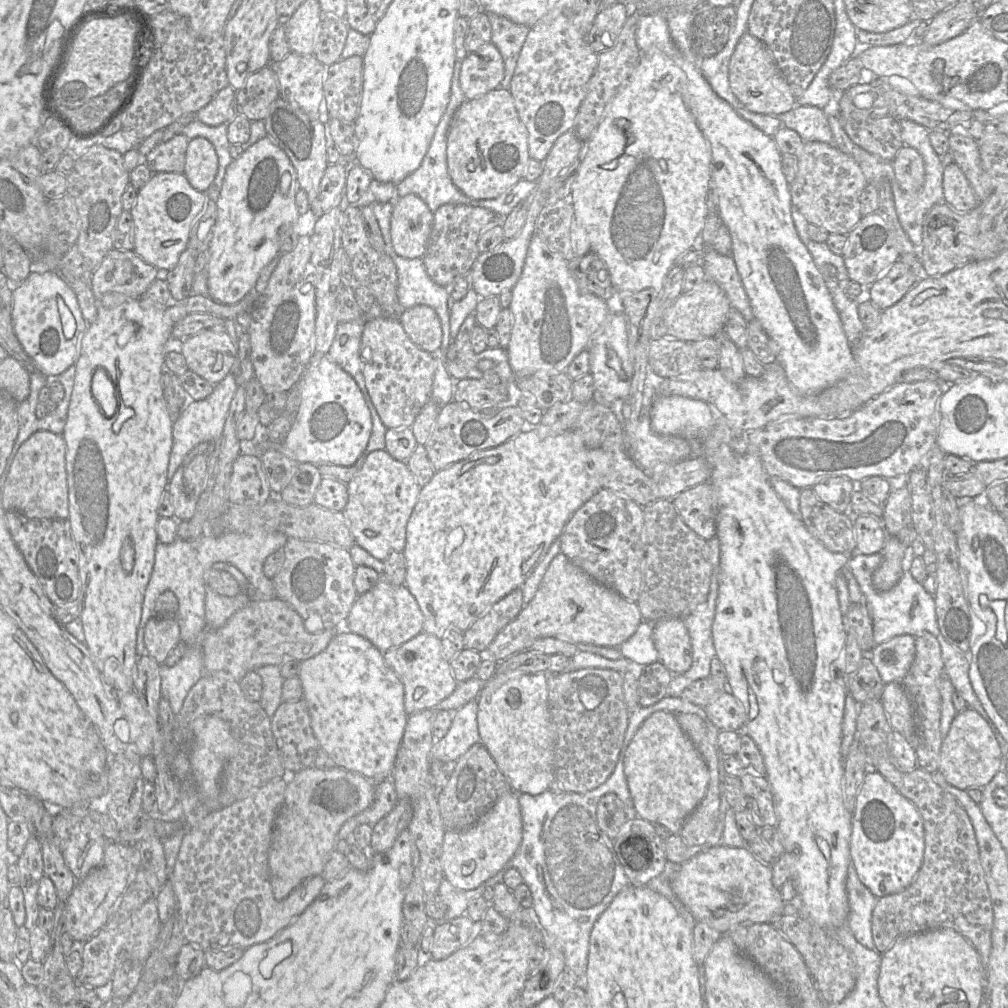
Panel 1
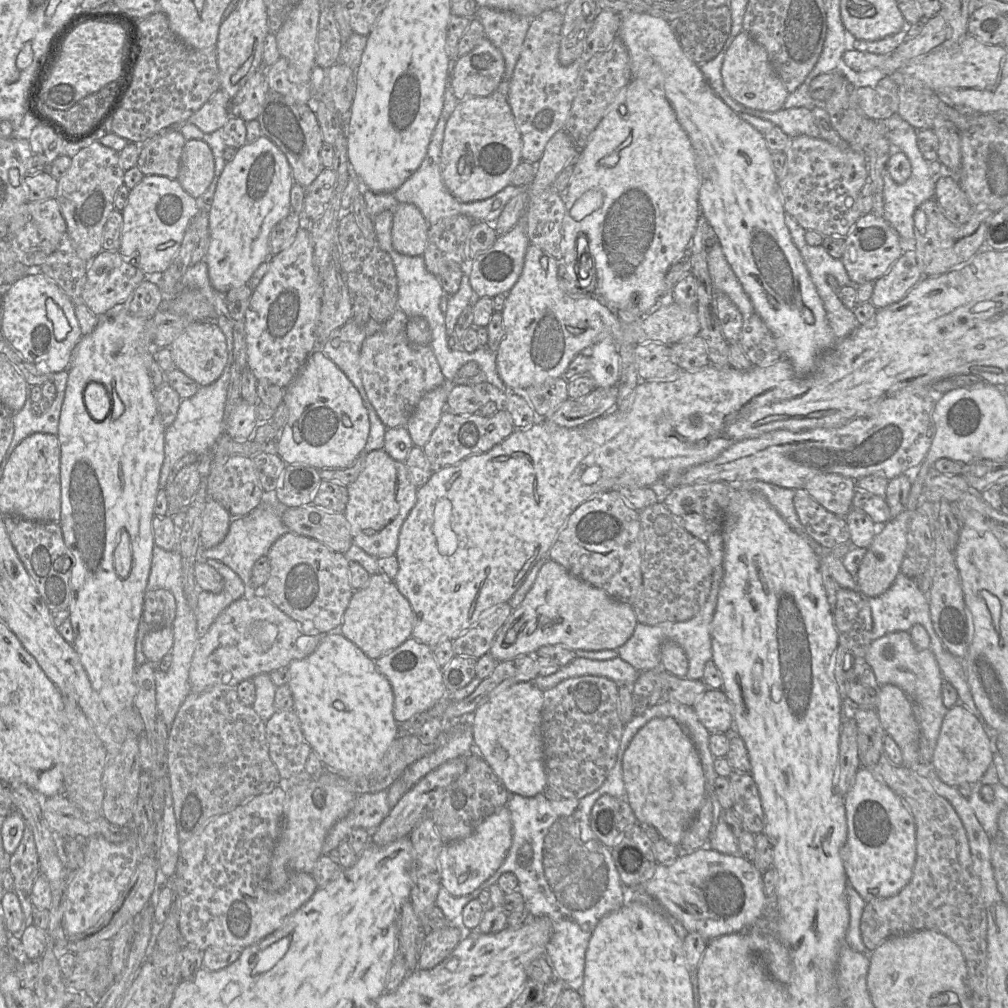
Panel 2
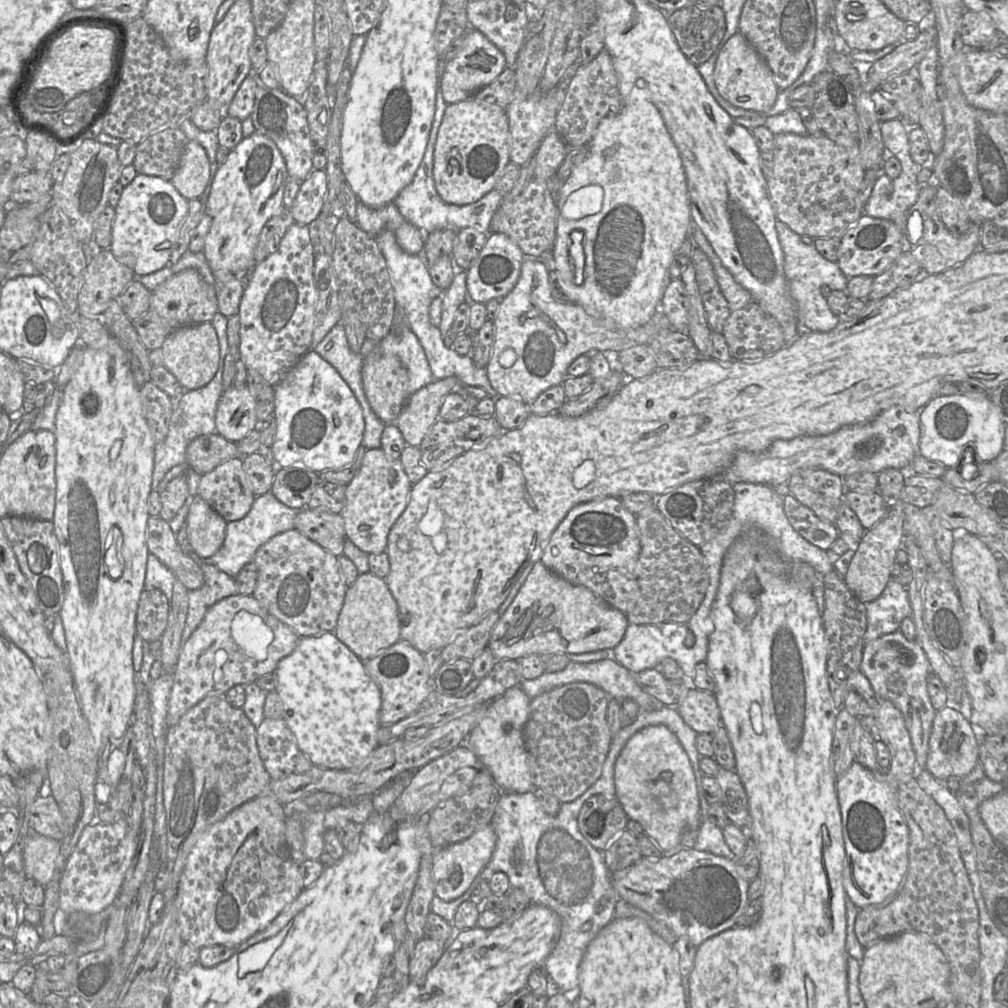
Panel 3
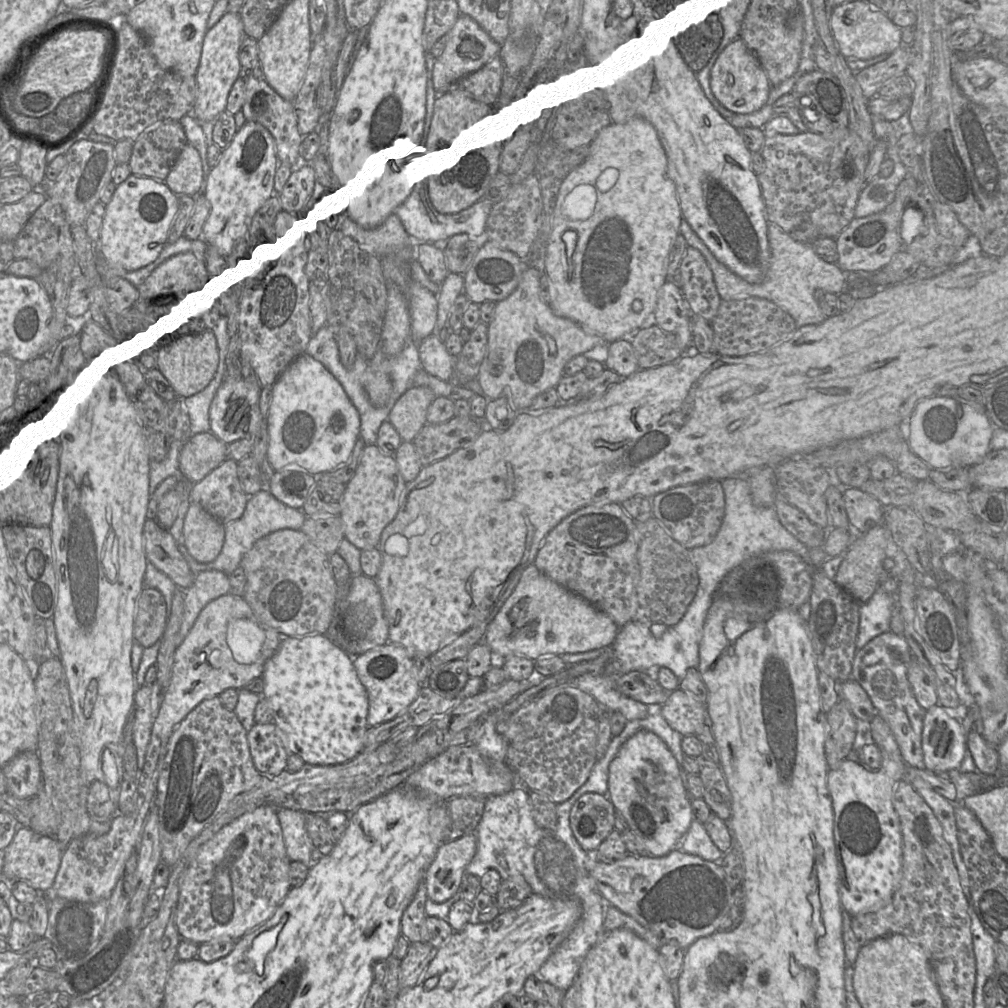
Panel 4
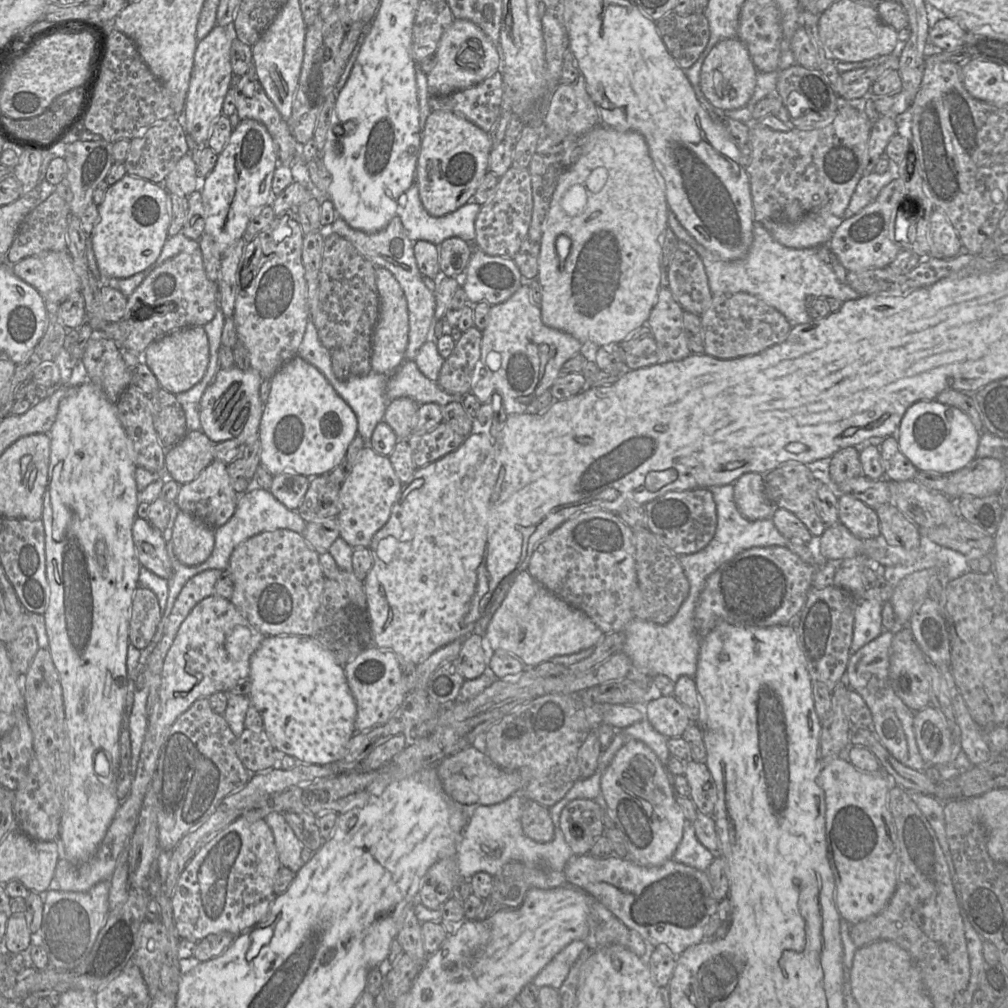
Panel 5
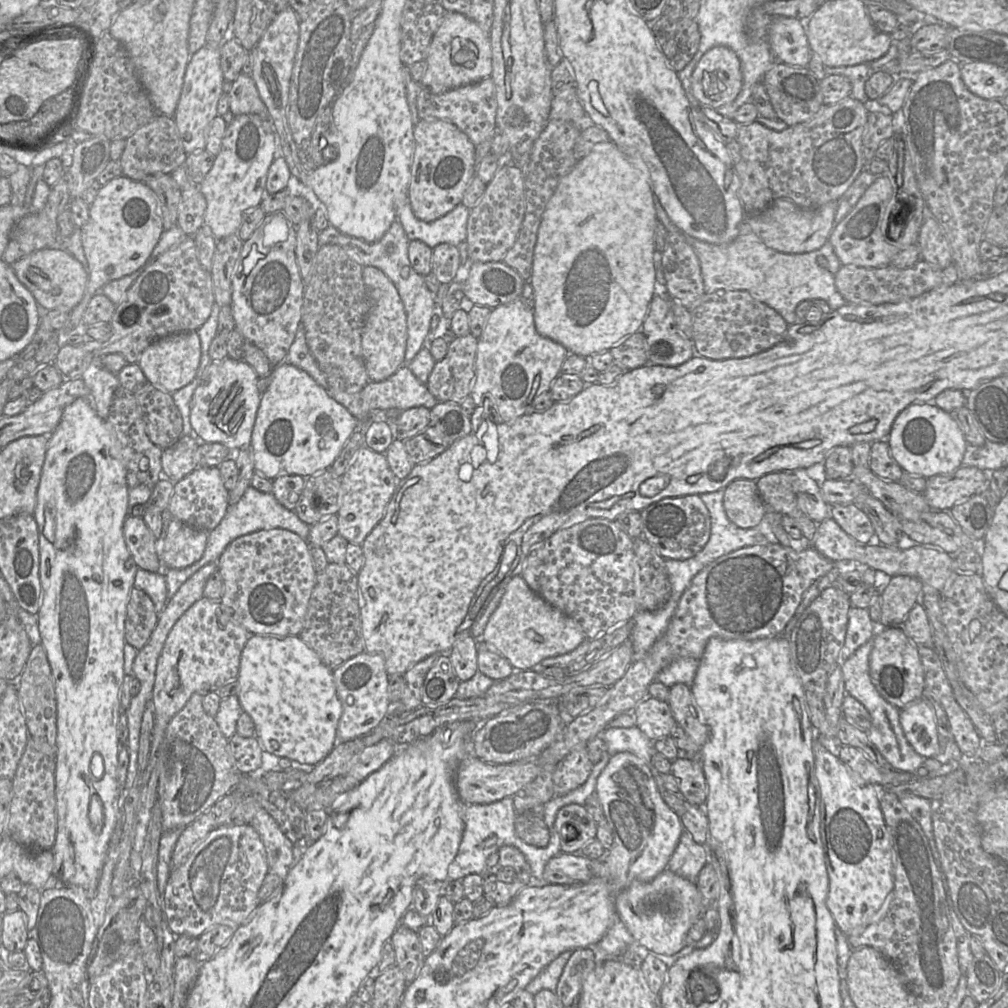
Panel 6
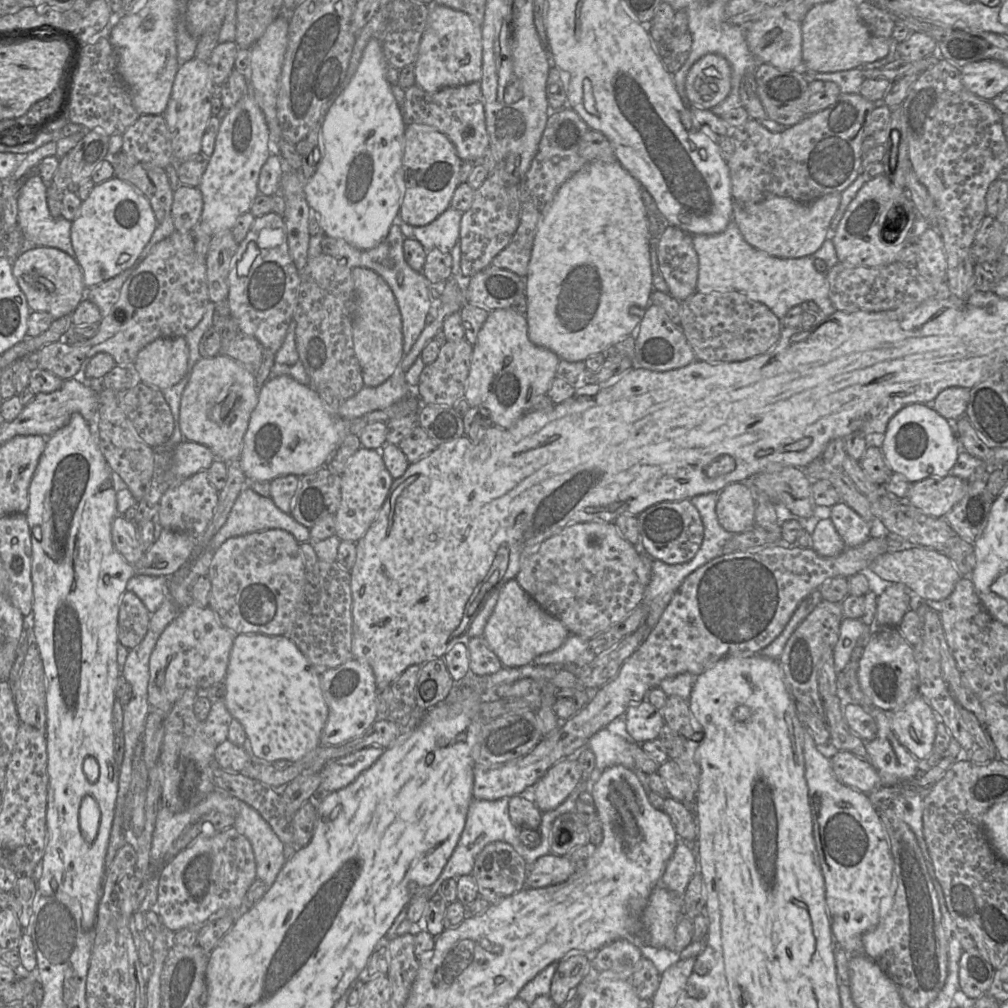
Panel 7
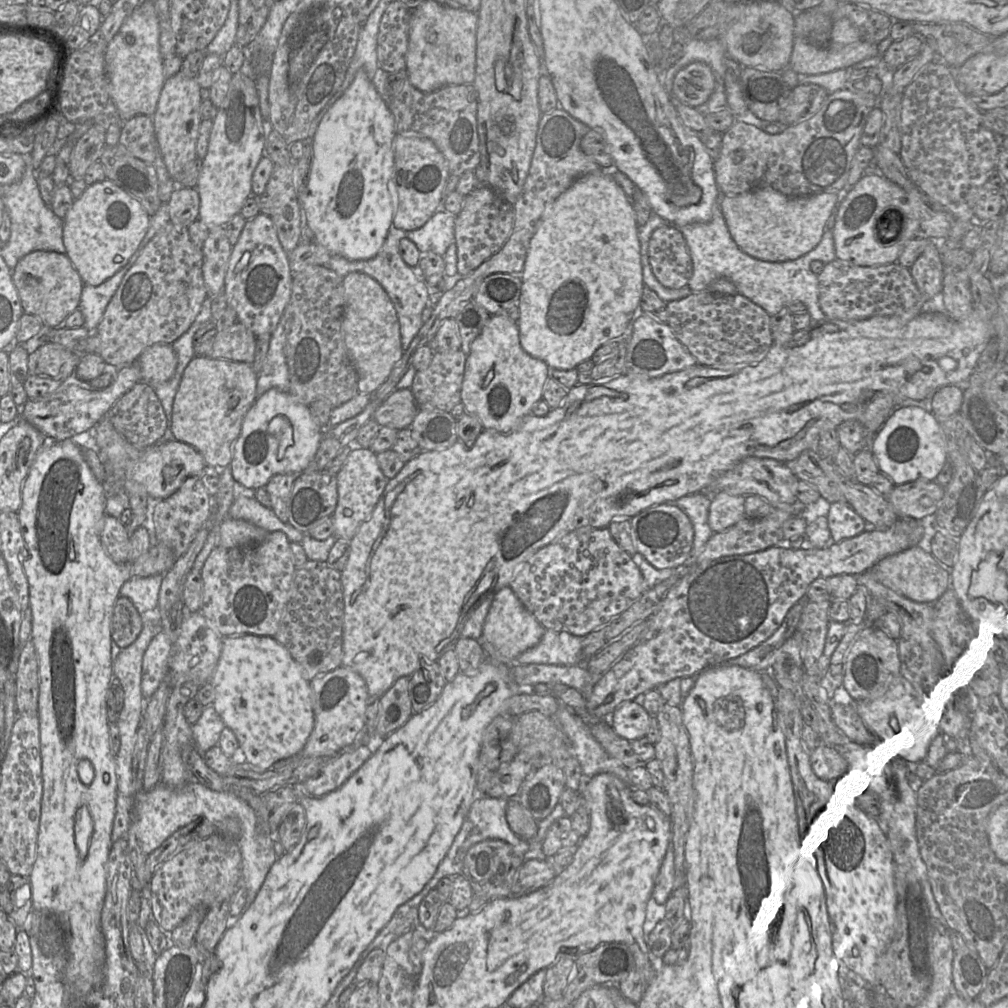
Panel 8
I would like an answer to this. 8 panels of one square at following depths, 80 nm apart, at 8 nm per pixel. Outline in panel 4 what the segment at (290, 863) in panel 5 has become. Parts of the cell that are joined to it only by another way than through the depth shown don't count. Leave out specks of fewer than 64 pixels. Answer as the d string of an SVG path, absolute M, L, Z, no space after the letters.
M281 807L276 810L278 831L284 841L289 859L291 862L303 862L311 868L313 847L306 829L309 817L319 816L291 808Z

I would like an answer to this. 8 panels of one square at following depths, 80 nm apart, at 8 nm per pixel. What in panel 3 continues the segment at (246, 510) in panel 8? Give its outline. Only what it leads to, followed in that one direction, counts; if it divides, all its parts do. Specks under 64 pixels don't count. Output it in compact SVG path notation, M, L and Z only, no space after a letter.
M270 492L255 496L249 512L241 519L227 522L225 539L221 548L209 558L200 558L195 553L191 557L199 565L214 565L232 577L253 562L258 548L273 536L294 529L295 517L298 510L290 508L276 499Z

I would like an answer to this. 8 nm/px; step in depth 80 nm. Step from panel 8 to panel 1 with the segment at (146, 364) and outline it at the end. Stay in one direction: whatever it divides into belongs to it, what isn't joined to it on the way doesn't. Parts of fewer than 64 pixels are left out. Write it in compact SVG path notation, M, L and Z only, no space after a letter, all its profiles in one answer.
M201 330L180 340L188 369L212 384L223 380L237 360L237 346L226 331Z

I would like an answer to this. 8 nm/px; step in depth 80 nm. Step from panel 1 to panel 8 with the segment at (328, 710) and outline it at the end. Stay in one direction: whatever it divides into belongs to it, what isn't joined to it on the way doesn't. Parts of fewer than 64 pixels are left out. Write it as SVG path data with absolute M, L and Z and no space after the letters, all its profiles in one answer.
M253 634L223 637L221 655L210 683L215 689L212 704L225 726L236 735L246 762L271 768L279 760L300 754L314 726L310 684L288 650L274 637Z

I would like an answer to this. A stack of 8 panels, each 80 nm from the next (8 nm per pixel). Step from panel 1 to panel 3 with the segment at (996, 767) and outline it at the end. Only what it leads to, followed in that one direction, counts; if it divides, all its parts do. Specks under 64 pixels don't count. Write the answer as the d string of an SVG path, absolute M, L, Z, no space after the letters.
M953 706L937 710L929 738L927 771L938 780L946 780L950 776L966 776L979 763L980 742L975 727Z

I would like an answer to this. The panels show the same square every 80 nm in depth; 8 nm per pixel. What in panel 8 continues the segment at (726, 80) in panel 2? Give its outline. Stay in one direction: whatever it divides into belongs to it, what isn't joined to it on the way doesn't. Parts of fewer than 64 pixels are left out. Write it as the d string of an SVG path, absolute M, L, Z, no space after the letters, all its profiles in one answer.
M694 62L680 70L673 82L673 94L684 104L697 107L704 104L715 89L711 68L703 62Z

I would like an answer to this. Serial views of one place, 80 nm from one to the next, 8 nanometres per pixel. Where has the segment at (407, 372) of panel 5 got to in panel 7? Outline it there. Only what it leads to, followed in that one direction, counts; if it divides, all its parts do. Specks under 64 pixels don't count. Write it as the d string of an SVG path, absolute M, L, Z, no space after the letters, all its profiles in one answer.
M400 364L391 377L376 387L364 386L355 395L343 401L337 414L346 420L362 417L375 410L381 410L414 393L416 387L407 384Z

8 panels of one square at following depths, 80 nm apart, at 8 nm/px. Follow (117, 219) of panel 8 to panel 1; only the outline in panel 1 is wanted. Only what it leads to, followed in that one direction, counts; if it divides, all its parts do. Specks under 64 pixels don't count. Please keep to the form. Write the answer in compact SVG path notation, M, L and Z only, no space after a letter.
M153 173L151 179L138 190L136 201L129 211L134 223L133 251L158 270L173 269L178 263L180 254L187 248L192 222L202 211L205 202L205 192L194 189L183 173Z

